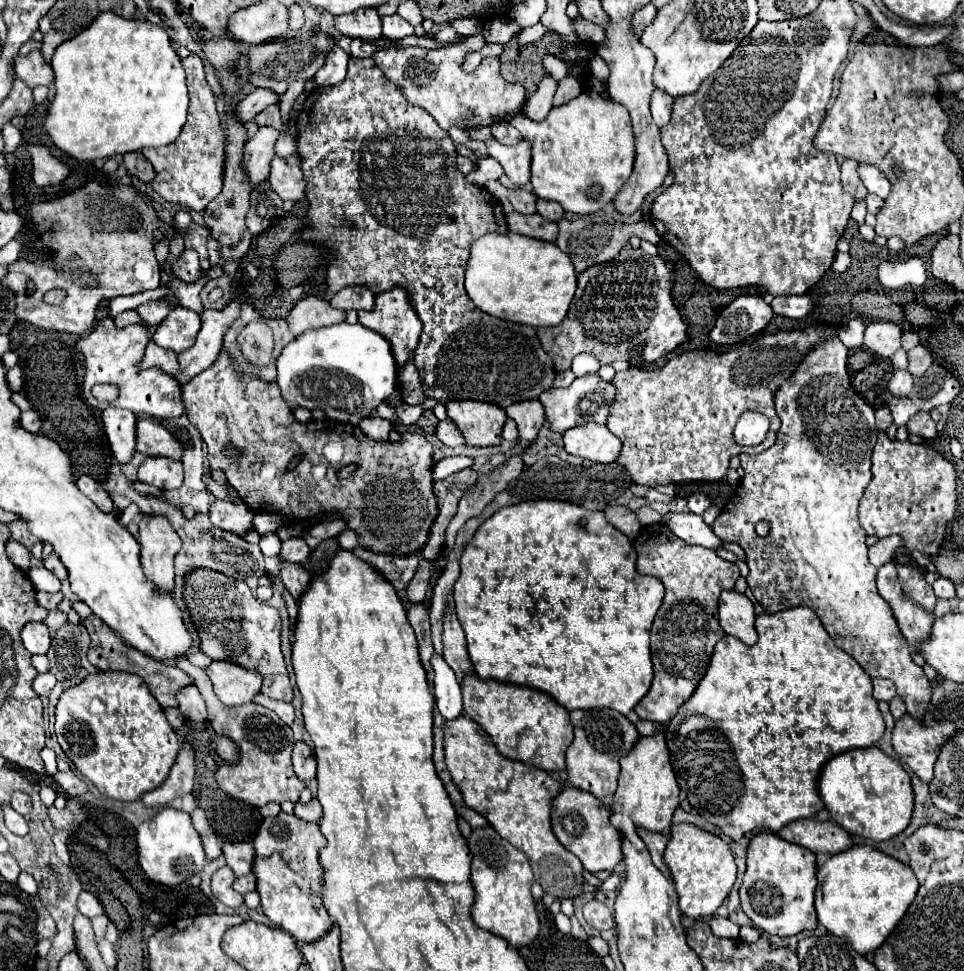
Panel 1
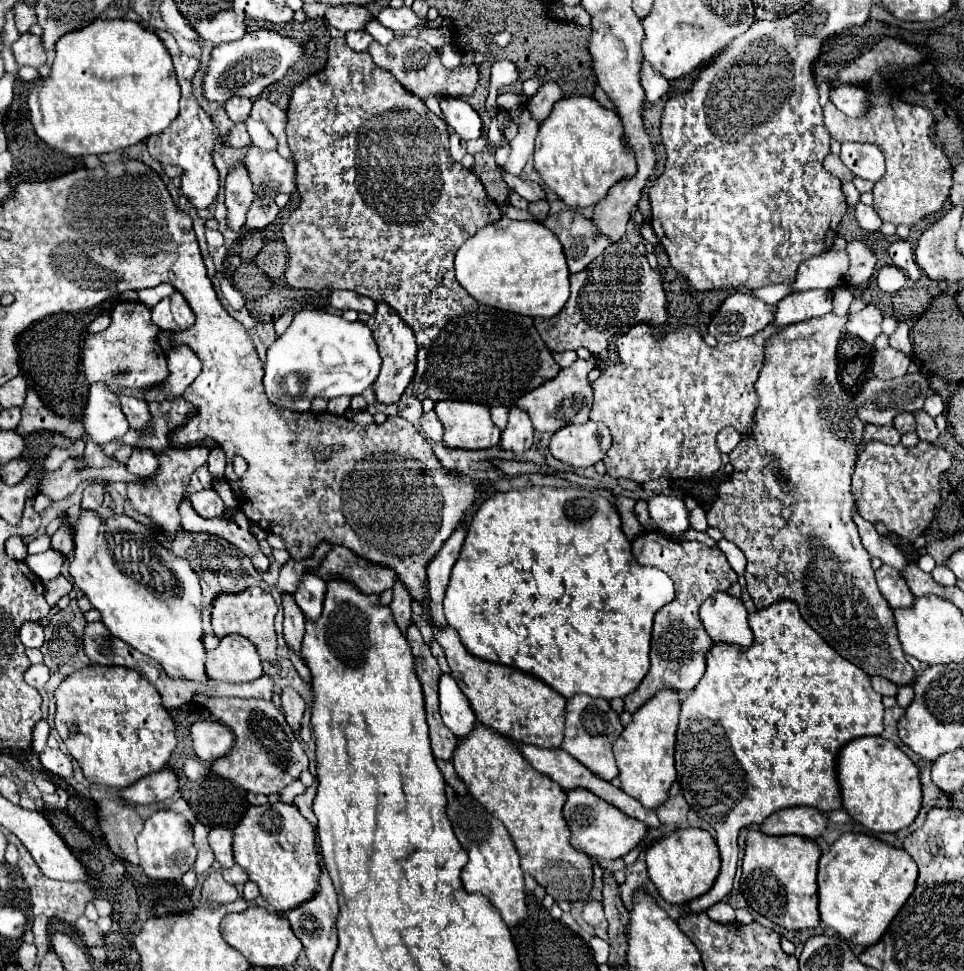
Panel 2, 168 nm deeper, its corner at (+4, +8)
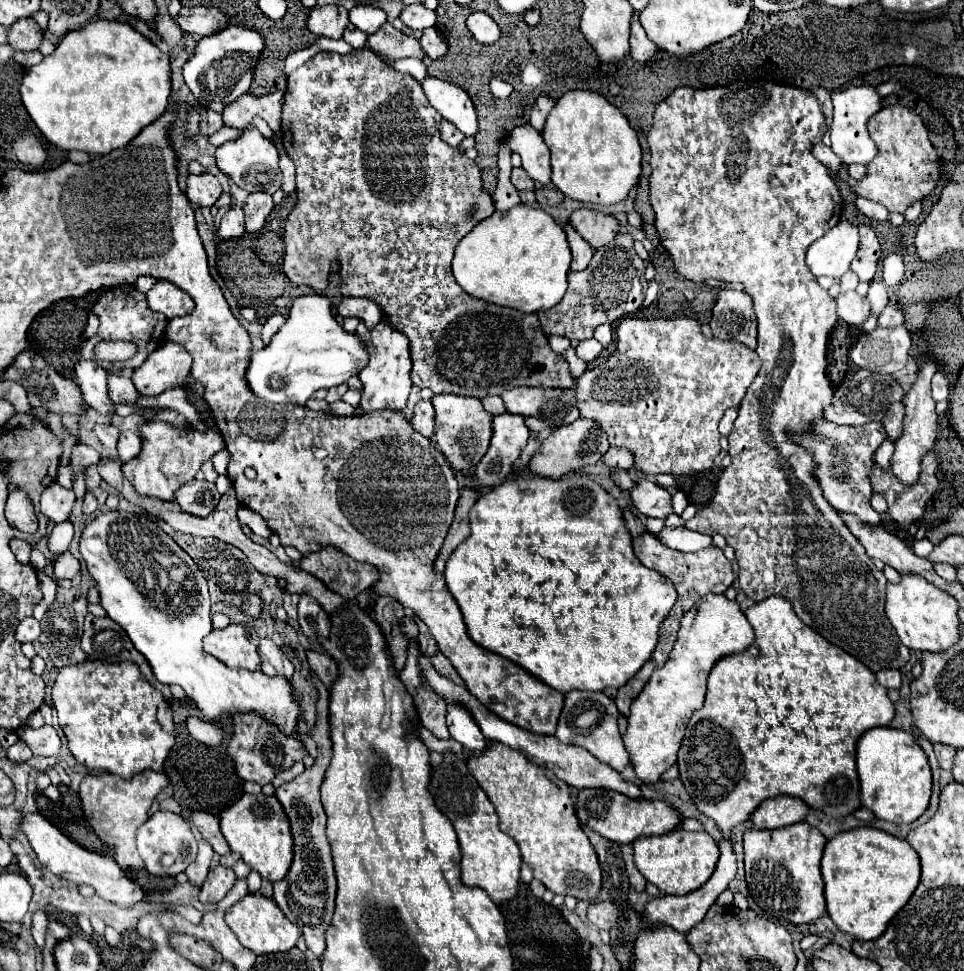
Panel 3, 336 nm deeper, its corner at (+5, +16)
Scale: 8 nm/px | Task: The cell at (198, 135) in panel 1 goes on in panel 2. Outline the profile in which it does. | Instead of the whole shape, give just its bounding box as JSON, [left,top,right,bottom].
[148,54,220,208]

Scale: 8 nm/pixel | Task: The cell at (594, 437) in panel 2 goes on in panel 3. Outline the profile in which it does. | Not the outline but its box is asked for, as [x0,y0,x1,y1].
[531,418,609,478]

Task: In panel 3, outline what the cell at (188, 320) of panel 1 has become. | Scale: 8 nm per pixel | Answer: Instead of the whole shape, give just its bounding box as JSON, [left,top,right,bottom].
[147,280,193,318]

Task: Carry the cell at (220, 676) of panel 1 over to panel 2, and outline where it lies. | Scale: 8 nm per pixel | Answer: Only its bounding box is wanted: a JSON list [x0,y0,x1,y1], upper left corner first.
[206,634,262,682]

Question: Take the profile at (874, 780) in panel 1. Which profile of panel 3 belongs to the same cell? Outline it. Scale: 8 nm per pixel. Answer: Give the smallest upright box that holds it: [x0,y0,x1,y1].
[857,728,931,824]

